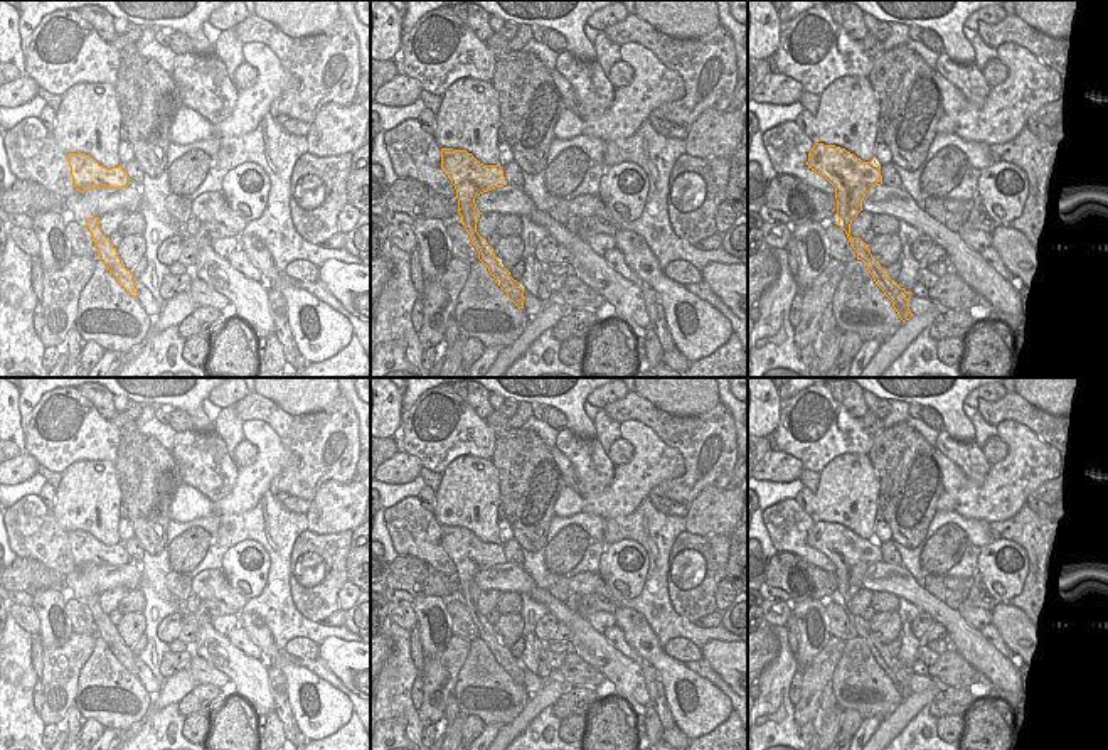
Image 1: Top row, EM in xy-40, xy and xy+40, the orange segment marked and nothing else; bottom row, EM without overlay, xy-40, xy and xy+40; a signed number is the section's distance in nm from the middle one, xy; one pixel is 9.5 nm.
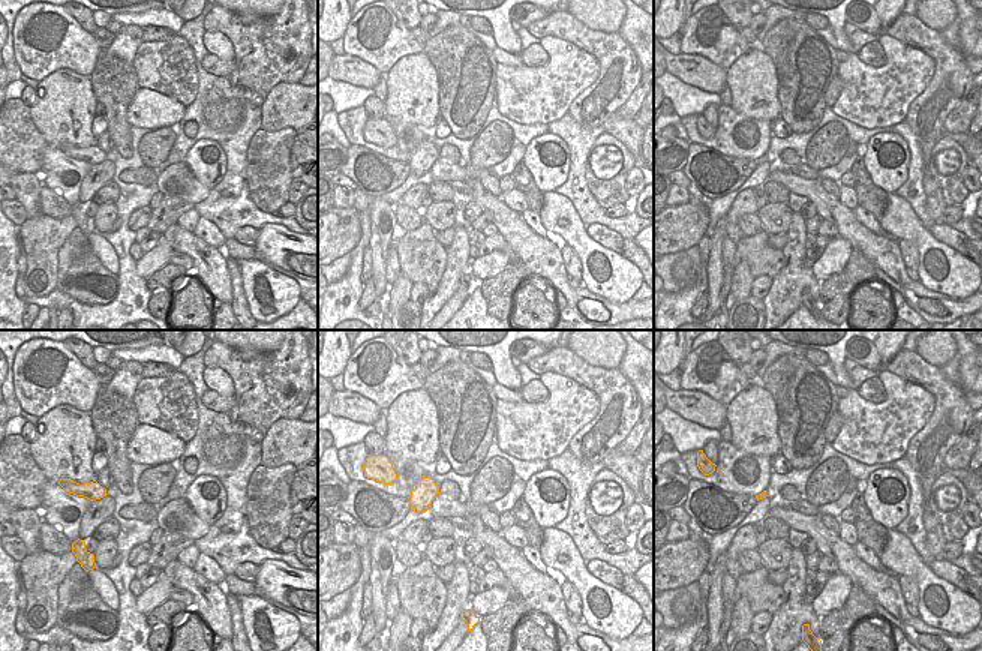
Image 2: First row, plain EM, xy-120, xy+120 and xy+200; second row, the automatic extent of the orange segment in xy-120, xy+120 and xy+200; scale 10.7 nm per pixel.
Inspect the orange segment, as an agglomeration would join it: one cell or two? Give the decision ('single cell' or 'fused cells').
single cell

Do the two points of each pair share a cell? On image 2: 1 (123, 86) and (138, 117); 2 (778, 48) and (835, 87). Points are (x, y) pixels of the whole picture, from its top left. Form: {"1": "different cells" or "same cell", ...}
{"1": "different cells", "2": "different cells"}

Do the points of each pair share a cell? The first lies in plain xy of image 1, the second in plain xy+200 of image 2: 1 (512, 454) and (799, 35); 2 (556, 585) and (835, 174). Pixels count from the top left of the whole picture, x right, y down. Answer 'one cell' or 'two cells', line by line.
1: one cell
2: two cells

